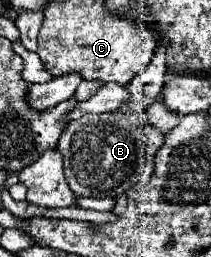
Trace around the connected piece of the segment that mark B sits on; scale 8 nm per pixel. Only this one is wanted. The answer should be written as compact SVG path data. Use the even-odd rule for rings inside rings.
M100 113L100 115L84 115L76 121L70 121L70 125L62 131L58 139L58 151L64 157L64 171L66 181L70 183L70 189L78 197L116 197L120 193L126 193L130 187L136 185L138 169L140 165L152 157L158 147L164 143L164 135L158 135L156 129L142 125L144 113L130 113L130 115L118 115L118 113Z

